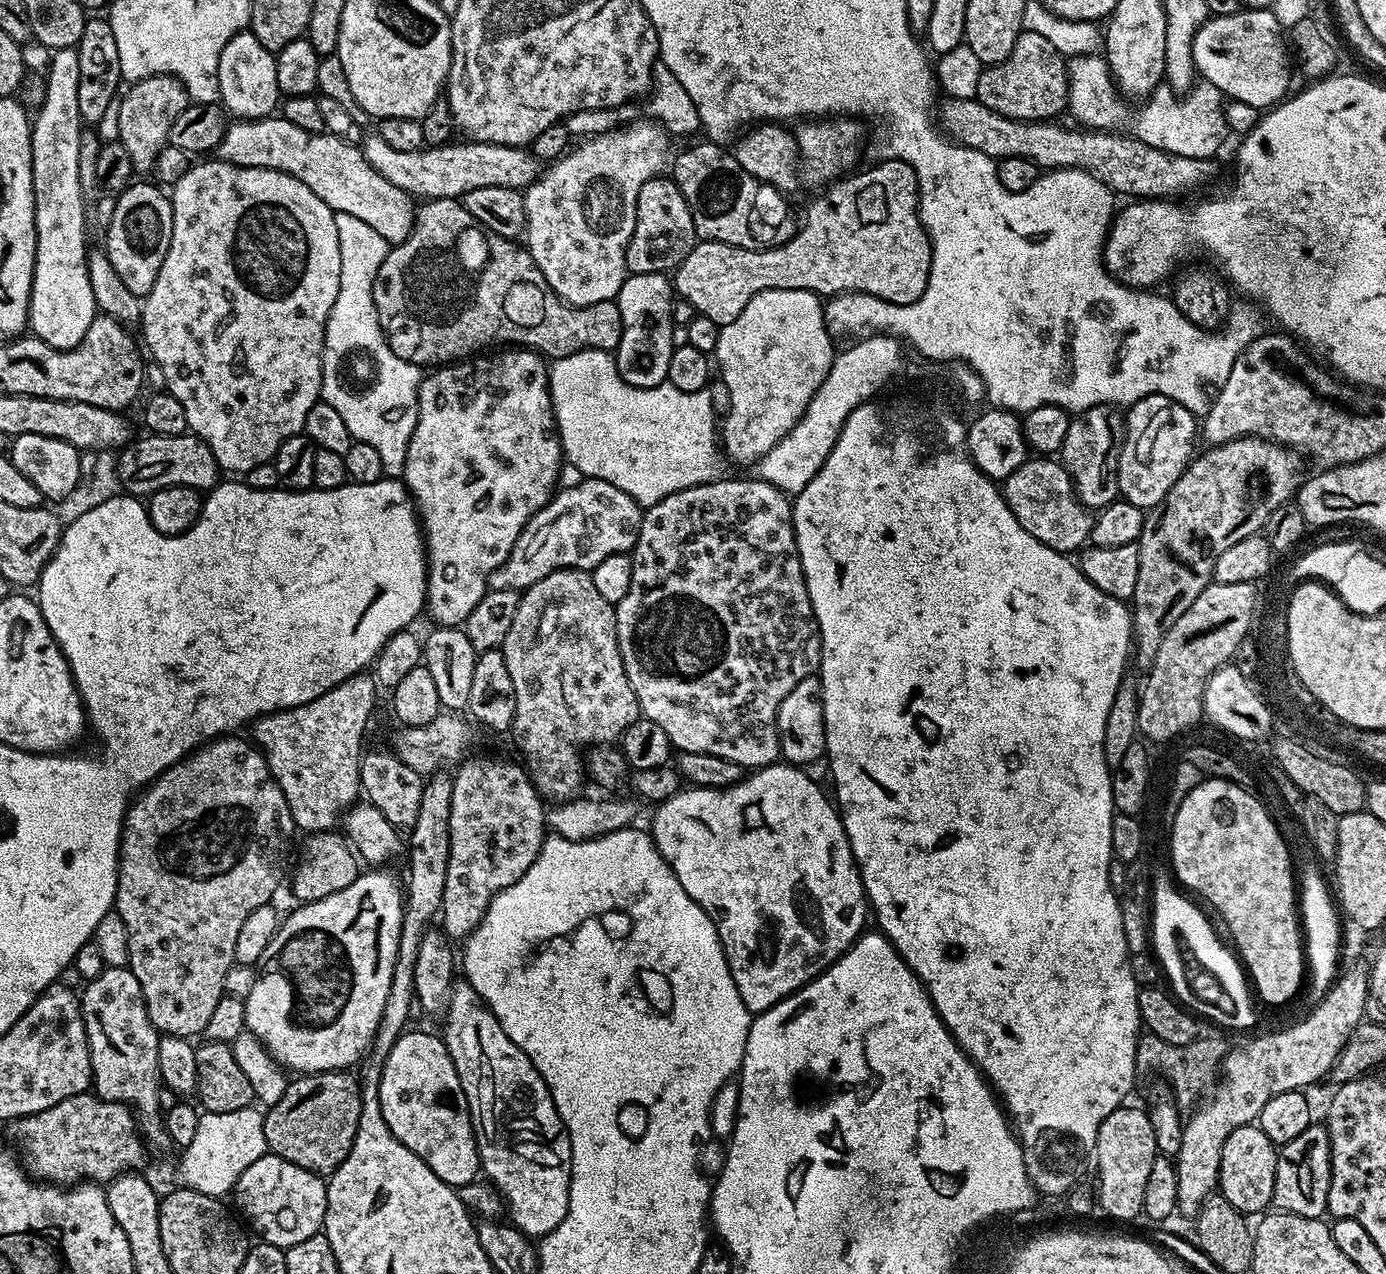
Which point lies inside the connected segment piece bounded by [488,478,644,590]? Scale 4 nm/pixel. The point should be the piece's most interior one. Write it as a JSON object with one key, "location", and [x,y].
{"location":[580,526]}

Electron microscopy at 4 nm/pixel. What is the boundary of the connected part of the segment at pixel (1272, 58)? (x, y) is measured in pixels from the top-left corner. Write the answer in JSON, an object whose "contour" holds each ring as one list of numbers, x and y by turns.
{"contour":[[1245,9,1234,15,1209,17,1194,38,1197,73,1231,101,1248,104,1257,110,1273,107,1290,90,1290,54,1285,39,1282,40,1283,32,1271,9]]}

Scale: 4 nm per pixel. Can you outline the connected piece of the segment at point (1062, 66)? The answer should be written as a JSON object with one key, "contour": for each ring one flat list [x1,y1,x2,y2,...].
{"contour":[[1021,31,1010,58,985,67,978,80,975,99,1011,120,1048,122,1068,107,1068,65,1065,57,1042,34]]}

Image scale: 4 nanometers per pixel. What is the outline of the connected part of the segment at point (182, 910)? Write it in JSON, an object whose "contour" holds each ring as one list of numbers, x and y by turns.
{"contour":[[229,734,201,744,196,751,189,752,183,760,179,760,162,775,157,776,131,801,128,811,124,813,124,831,120,833,120,862,116,869,114,911,121,916,128,935,127,967,131,968,134,978,138,978,138,986,142,986,142,998,150,1022,156,1027,157,1032,166,1036,195,1038,194,1036,199,1037,203,1033,206,1022,210,1022,210,1014,214,1014,214,1006,218,1006,220,997,225,995,224,979,227,978,228,971,234,968,234,945,238,943,242,922,246,922,250,910,258,910,258,906,267,904,273,899,272,895,280,884,280,875,284,872,288,843,292,840,292,832,297,831,290,814,290,806,278,782,274,782,270,774,270,766,264,753,255,743,247,739,239,740,238,737,239,735]]}

